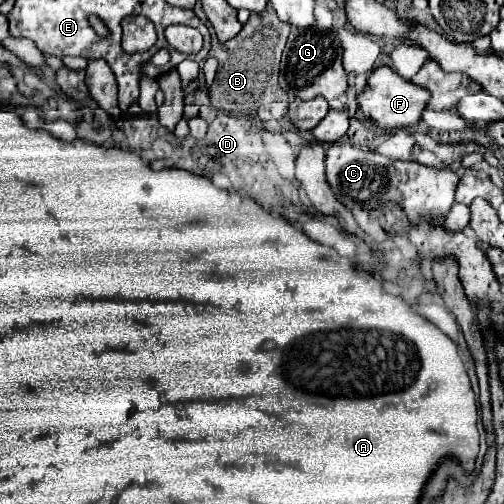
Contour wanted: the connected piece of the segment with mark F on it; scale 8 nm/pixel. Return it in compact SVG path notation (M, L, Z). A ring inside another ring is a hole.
M389 66L375 68L371 72L371 76L367 78L365 90L357 96L359 108L365 114L365 118L371 120L375 126L385 128L385 130L393 130L393 128L401 128L401 126L415 126L419 122L419 116L421 116L427 100L429 100L427 90L423 90L421 86L415 86L413 82L401 78Z

